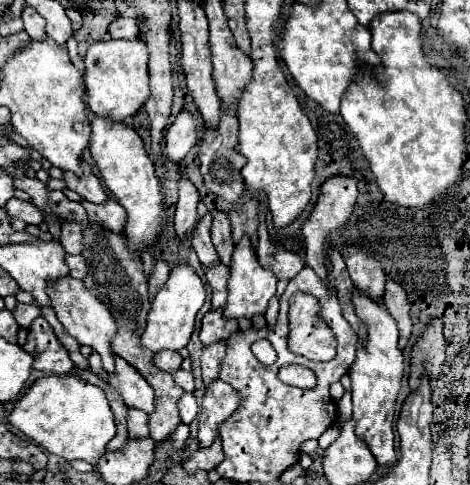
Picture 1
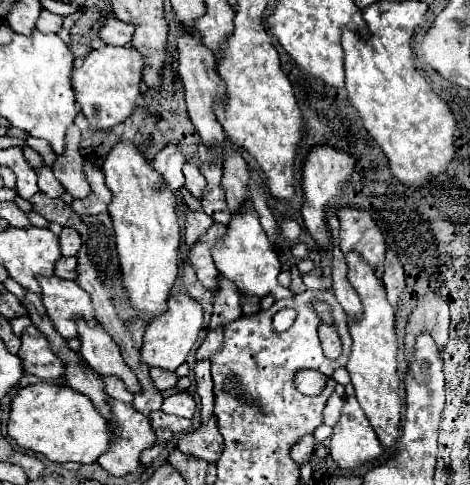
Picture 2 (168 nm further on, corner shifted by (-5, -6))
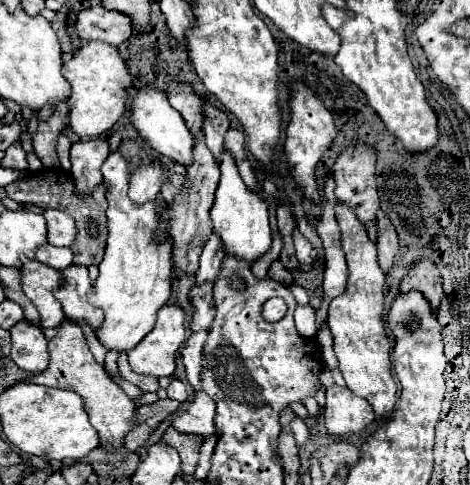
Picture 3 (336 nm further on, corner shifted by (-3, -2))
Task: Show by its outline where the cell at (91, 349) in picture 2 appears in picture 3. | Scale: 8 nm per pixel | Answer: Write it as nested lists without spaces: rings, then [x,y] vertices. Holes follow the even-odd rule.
[[[72,264],[62,270],[62,276],[64,284],[54,292],[54,296],[60,300],[66,318],[70,322],[76,322],[78,326],[86,324],[90,330],[96,332],[96,326],[100,326],[104,312],[96,310],[96,306],[88,302],[88,294],[92,290],[88,280],[88,268]]]

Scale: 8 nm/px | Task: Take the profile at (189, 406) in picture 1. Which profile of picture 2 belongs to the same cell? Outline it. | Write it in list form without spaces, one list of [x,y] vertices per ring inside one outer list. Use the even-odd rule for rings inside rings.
[[[178,392],[170,398],[166,398],[162,404],[162,410],[166,414],[174,414],[174,416],[182,416],[182,418],[192,418],[194,408],[196,408],[196,402],[190,392]]]

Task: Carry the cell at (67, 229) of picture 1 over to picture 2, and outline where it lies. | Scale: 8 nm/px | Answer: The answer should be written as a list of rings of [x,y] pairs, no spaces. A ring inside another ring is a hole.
[[[62,228],[58,242],[62,256],[76,256],[76,252],[80,250],[80,234],[74,228]]]

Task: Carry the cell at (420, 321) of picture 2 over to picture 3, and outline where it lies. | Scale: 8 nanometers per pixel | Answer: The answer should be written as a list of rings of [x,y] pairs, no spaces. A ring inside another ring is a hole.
[[[428,258],[418,260],[404,276],[400,290],[402,292],[420,290],[424,294],[424,298],[428,298],[432,310],[438,312],[440,300],[442,300],[442,278],[440,278],[440,272],[434,266],[434,262]]]

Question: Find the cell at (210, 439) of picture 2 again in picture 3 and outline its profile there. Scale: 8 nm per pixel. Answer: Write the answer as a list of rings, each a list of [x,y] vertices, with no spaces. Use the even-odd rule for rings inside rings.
[[[196,392],[188,412],[172,418],[172,426],[182,434],[196,434],[206,440],[214,434],[214,408],[216,404],[208,394]]]

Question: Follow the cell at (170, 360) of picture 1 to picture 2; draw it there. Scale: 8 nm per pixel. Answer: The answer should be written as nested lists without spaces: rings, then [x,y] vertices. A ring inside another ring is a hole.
[[[150,368],[150,378],[154,382],[154,386],[162,392],[162,390],[168,390],[168,388],[174,388],[176,382],[178,382],[178,376],[174,372],[168,372],[168,370],[158,370],[158,368]]]

